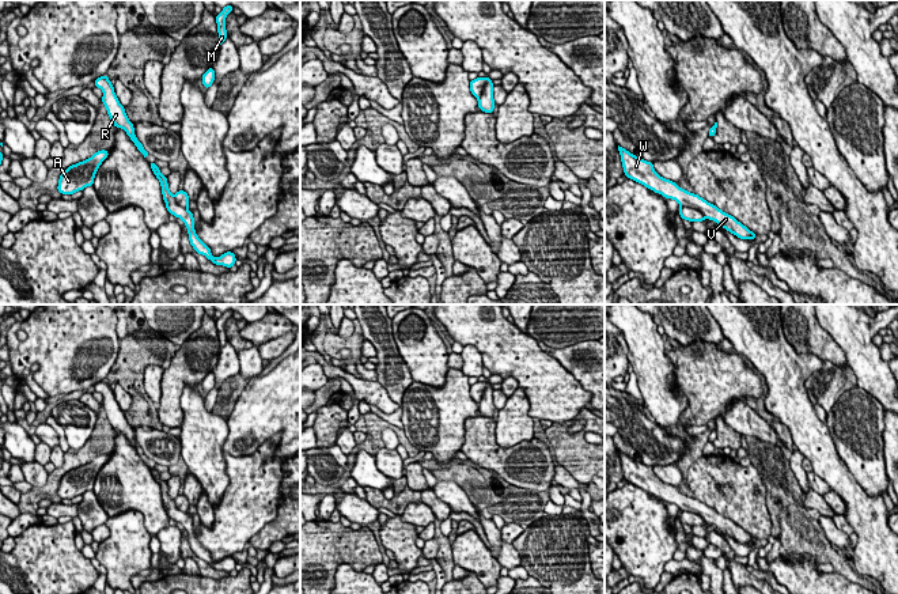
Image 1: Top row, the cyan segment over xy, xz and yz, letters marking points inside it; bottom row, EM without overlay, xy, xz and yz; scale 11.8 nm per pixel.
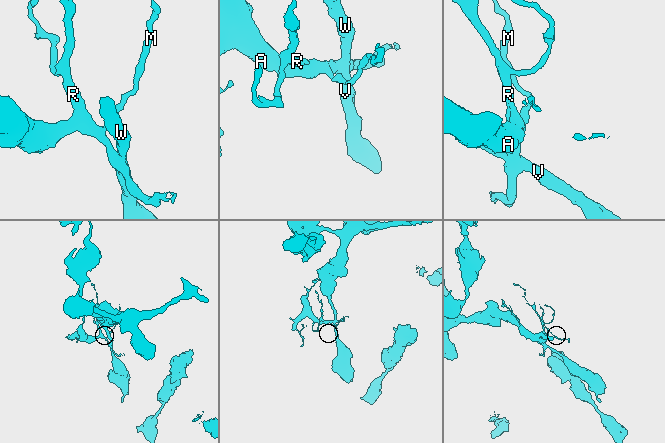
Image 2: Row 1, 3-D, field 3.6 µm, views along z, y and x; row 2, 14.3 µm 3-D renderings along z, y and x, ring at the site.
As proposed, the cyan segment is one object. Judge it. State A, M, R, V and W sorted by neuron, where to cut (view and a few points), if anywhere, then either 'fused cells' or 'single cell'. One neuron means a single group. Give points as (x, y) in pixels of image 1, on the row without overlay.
groups A M R / V W; cut yz (681, 510), (696, 513), (705, 521); fused cells

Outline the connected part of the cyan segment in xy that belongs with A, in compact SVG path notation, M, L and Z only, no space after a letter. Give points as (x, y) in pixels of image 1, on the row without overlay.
M102 454L95 457L87 465L65 473L65 476L60 480L57 495L61 499L73 499L87 491L92 491L95 478L107 461L109 455Z

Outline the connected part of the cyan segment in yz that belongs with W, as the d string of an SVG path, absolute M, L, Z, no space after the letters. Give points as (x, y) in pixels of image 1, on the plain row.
M619 450L618 455L621 459L624 478L628 483L644 489L645 492L662 499L666 503L675 504L681 511L689 511L700 515L706 523L715 525L720 531L725 533L740 544L755 545L757 540L740 526L738 526L734 521L723 517L698 499L681 493L675 487L660 481L655 476L652 466L637 462Z

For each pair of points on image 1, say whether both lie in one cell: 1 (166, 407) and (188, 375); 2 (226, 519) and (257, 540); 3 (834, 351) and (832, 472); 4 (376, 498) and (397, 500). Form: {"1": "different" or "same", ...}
{"1": "same", "2": "different", "3": "different", "4": "same"}

